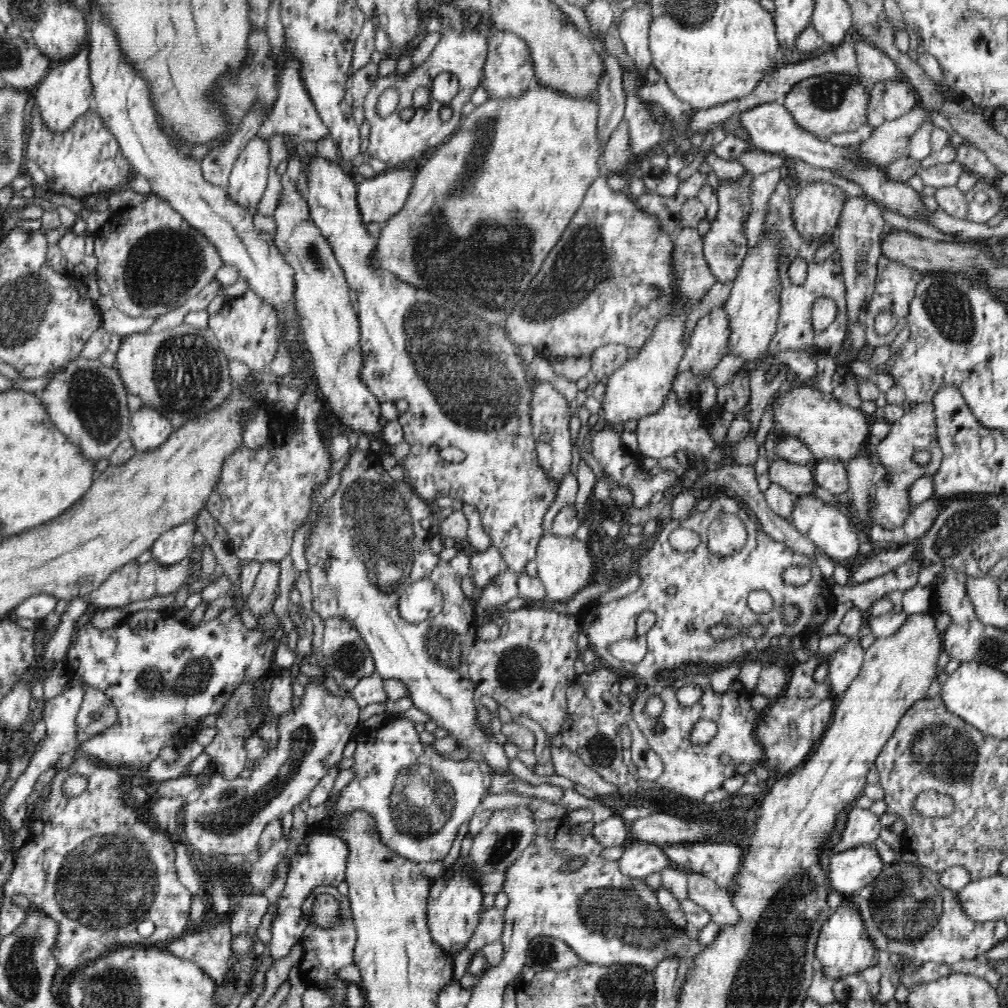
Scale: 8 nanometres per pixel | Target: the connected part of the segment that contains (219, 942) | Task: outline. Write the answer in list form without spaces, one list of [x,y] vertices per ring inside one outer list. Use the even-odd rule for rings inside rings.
[[[231,913],[206,930],[194,931],[165,945],[165,950],[180,958],[195,962],[218,986],[224,983],[228,970],[236,964],[230,942]]]

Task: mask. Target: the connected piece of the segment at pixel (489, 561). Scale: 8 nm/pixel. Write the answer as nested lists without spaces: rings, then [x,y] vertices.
[[[495,548],[479,551],[470,556],[470,577],[473,578],[475,588],[480,592],[484,586],[488,586],[493,578],[502,571],[504,562],[500,552]]]

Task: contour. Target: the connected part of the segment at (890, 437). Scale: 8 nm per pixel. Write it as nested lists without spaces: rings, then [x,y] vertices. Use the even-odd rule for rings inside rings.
[[[914,403],[909,412],[900,420],[890,424],[887,436],[877,445],[879,475],[874,486],[876,502],[876,523],[886,530],[895,530],[904,524],[911,514],[909,507],[909,490],[912,482],[922,476],[934,476],[941,465],[943,452],[937,441],[937,424],[932,403]],[[928,449],[932,458],[928,464],[920,466],[913,459],[914,451]]]

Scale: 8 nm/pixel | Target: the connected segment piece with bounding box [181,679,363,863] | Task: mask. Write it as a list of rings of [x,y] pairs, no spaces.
[[[311,679],[300,706],[279,716],[277,745],[266,748],[266,754],[254,762],[249,775],[226,780],[216,771],[199,798],[183,807],[184,841],[210,858],[231,855],[234,860],[256,862],[261,856],[258,846],[265,826],[308,800],[320,780],[342,759],[352,729],[362,714],[352,696],[338,697],[329,693],[322,682]]]

